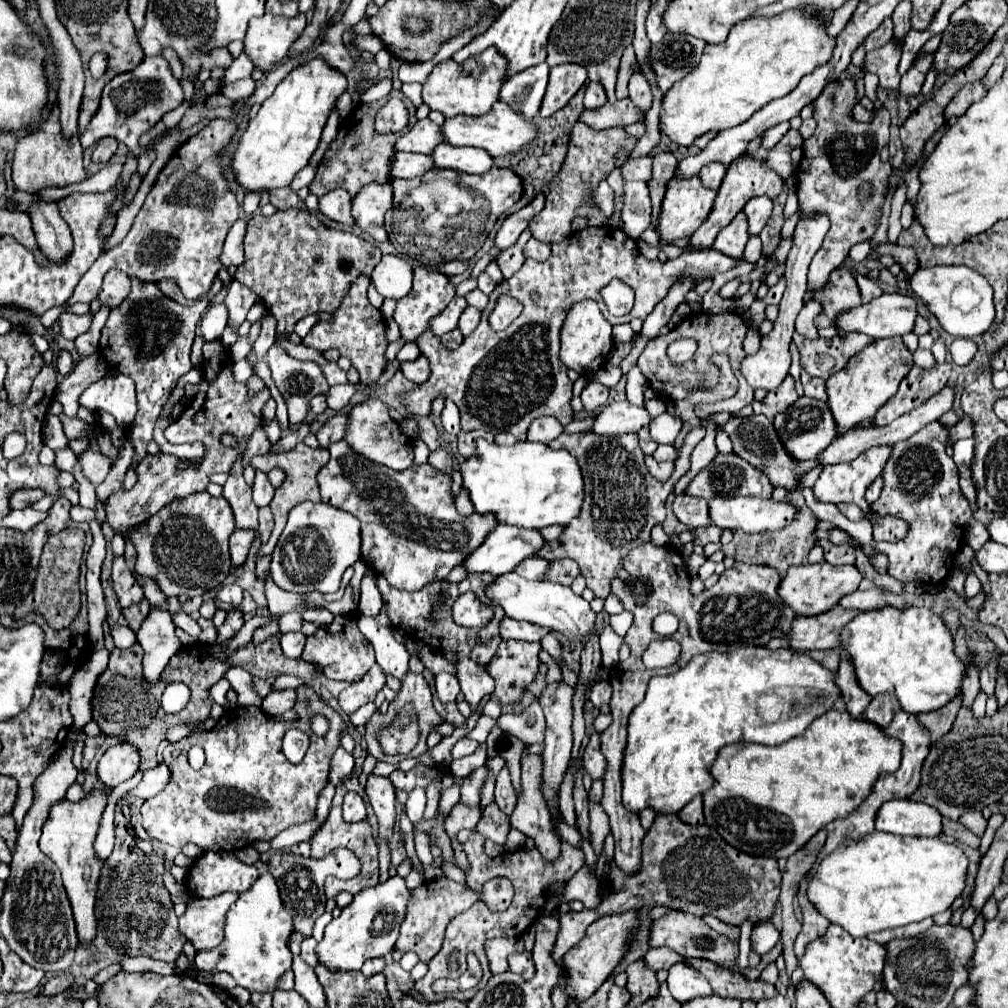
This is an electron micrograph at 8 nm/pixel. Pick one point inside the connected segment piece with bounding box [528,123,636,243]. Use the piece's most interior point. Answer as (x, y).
(592, 155)

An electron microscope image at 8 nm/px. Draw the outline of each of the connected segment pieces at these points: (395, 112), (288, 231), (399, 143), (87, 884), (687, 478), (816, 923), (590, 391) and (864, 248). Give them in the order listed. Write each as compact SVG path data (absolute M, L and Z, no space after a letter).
M388 99L386 105L376 115L376 131L378 133L398 133L408 125L406 105L400 99Z
M286 209L272 217L256 213L248 219L244 251L246 263L236 269L234 279L250 287L264 301L264 307L278 321L276 331L282 335L292 333L294 325L306 315L334 313L342 297L348 295L352 281L360 275L370 277L382 257L378 245L354 233L324 227L306 209Z
M420 119L414 123L410 131L396 139L396 151L410 151L410 153L424 153L430 155L432 149L442 141L440 127L430 119Z
M92 791L88 797L84 797L78 803L70 803L68 799L58 801L50 809L50 817L44 823L42 837L40 837L40 849L62 871L62 881L64 881L64 889L66 889L70 905L72 905L80 945L92 943L96 939L94 903L96 903L96 891L98 891L100 869L104 865L104 859L96 857L94 839L96 839L98 823L100 823L100 817L104 813L106 803L108 803L108 797L104 793L100 793L100 791Z
M715 423L707 424L705 437L696 445L690 456L690 469L675 485L674 493L676 495L683 494L694 476L715 459L718 453L715 444L716 430Z
M802 879L800 891L798 891L798 901L800 901L800 907L802 907L802 913L804 913L804 923L802 923L800 935L796 937L796 945L794 945L794 951L796 951L798 957L804 953L806 945L808 945L810 941L814 941L816 937L824 935L826 929L828 929L828 925L830 925L828 919L822 917L822 915L808 903L808 899L804 897L804 893L806 893L806 881Z
M588 383L580 395L582 399L582 405L584 405L584 411L596 411L600 407L606 405L608 401L608 389L600 383Z
M864 241L864 243L854 245L854 247L850 249L848 259L850 259L852 263L860 263L860 261L864 261L864 259L868 257L868 253L870 253L870 243L868 243L868 241Z

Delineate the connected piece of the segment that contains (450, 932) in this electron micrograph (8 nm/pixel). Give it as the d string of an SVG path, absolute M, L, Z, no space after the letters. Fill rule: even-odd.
M474 831L464 841L462 849L464 849L464 853L468 857L468 863L470 863L470 869L466 871L466 885L468 887L482 887L492 877L508 877L514 883L516 893L514 893L514 899L512 899L510 907L506 911L502 911L502 913L494 913L484 903L476 903L468 911L460 913L458 917L454 917L450 921L450 925L446 927L446 939L444 939L444 945L442 945L440 953L428 963L428 973L420 981L416 981L414 985L430 1001L438 1001L438 999L442 1001L446 997L456 997L460 1001L470 1001L478 993L476 989L482 989L488 983L488 979L490 979L490 969L488 969L488 961L486 961L486 955L484 955L484 941L490 939L490 937L518 937L518 935L522 935L538 919L538 911L540 911L540 907L546 901L546 891L544 889L552 881L562 881L564 877L572 877L584 865L584 853L582 853L582 849L576 849L576 847L568 845L566 841L562 841L562 853L560 853L560 857L554 863L544 861L542 855L536 849L532 849L532 851L516 851L516 853L502 853L496 859L490 859L484 853L484 849L482 849L482 835L478 831ZM454 949L462 957L466 957L468 953L474 953L478 957L478 961L482 965L482 979L480 979L480 983L474 989L464 991L462 995L458 993L458 995L440 995L438 997L432 991L432 983L436 979L440 979L440 977L454 977L452 971L450 971L450 967L448 967L448 957L450 957L450 953Z

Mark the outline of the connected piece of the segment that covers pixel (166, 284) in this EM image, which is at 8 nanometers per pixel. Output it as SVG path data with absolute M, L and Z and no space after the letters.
M164 279L164 281L160 281L158 285L160 285L160 291L162 291L166 297L172 297L172 301L182 303L182 305L190 305L190 303L194 303L194 301L188 301L188 299L180 293L180 289L176 287L176 283L174 283L174 281Z

